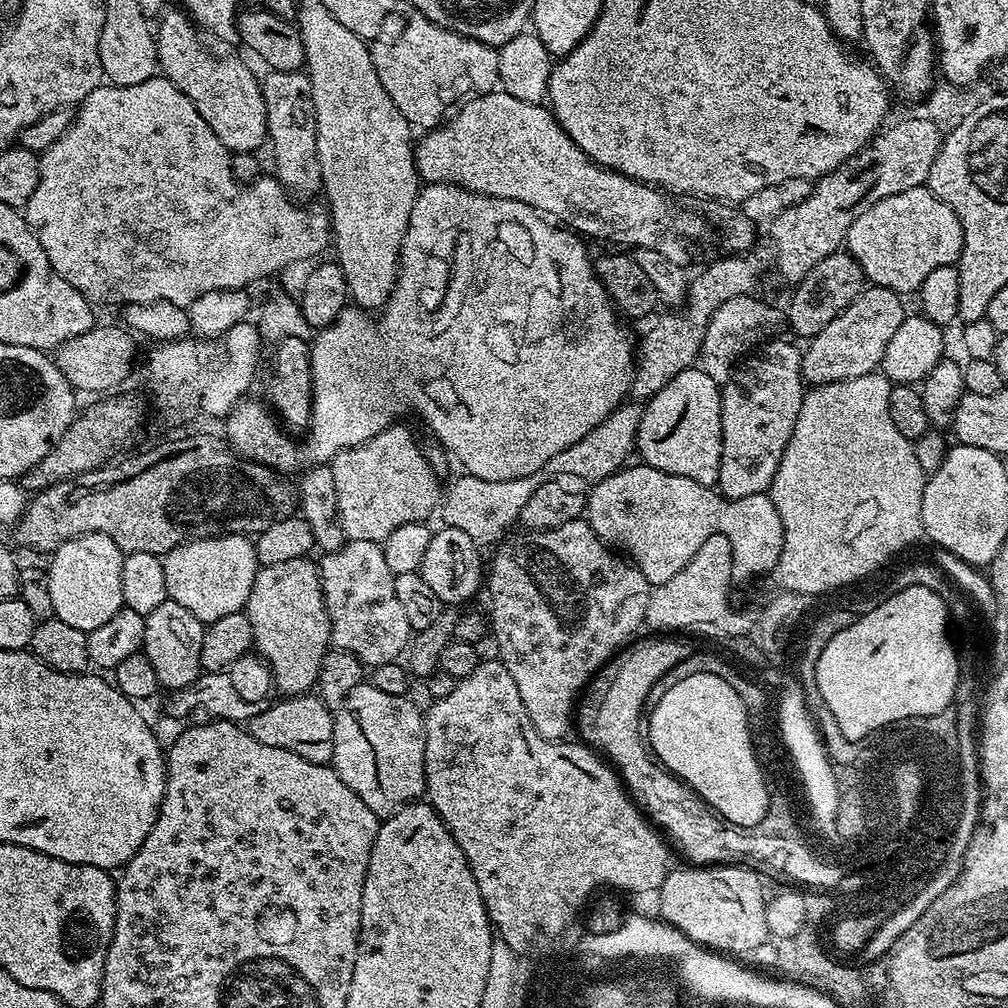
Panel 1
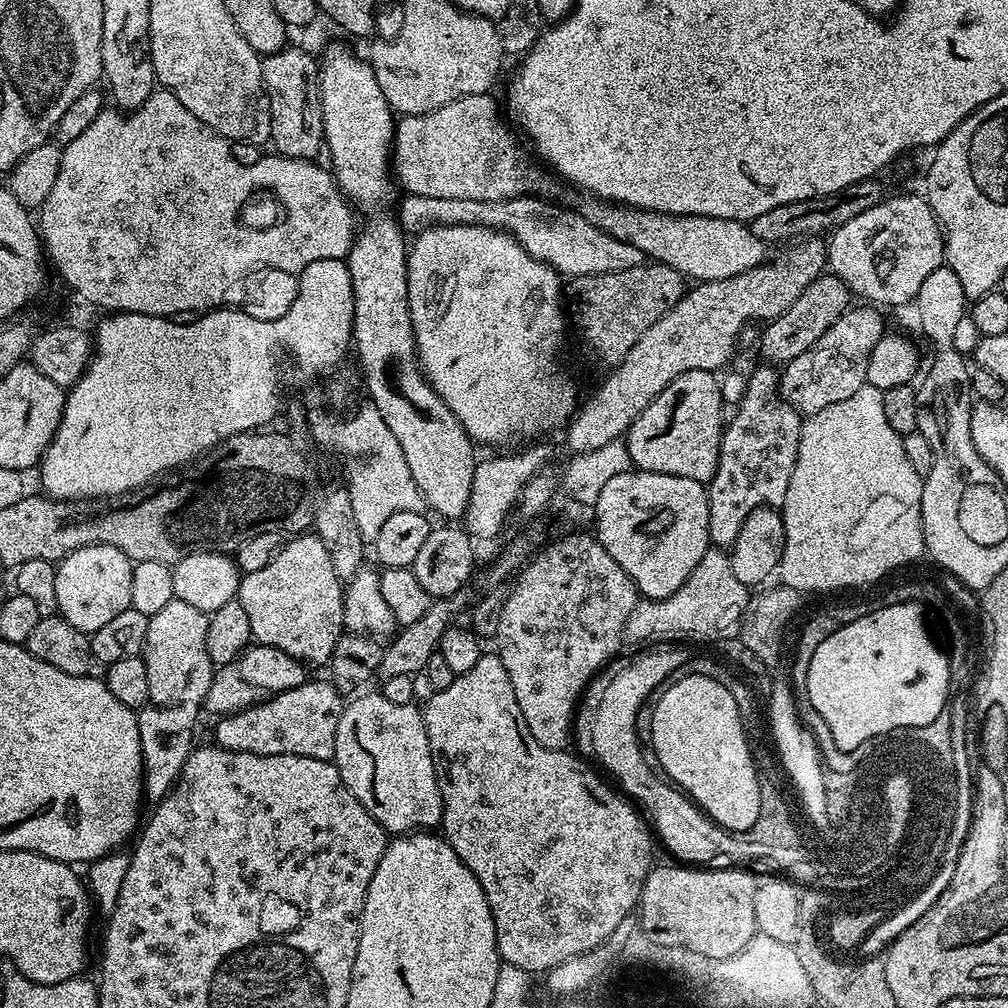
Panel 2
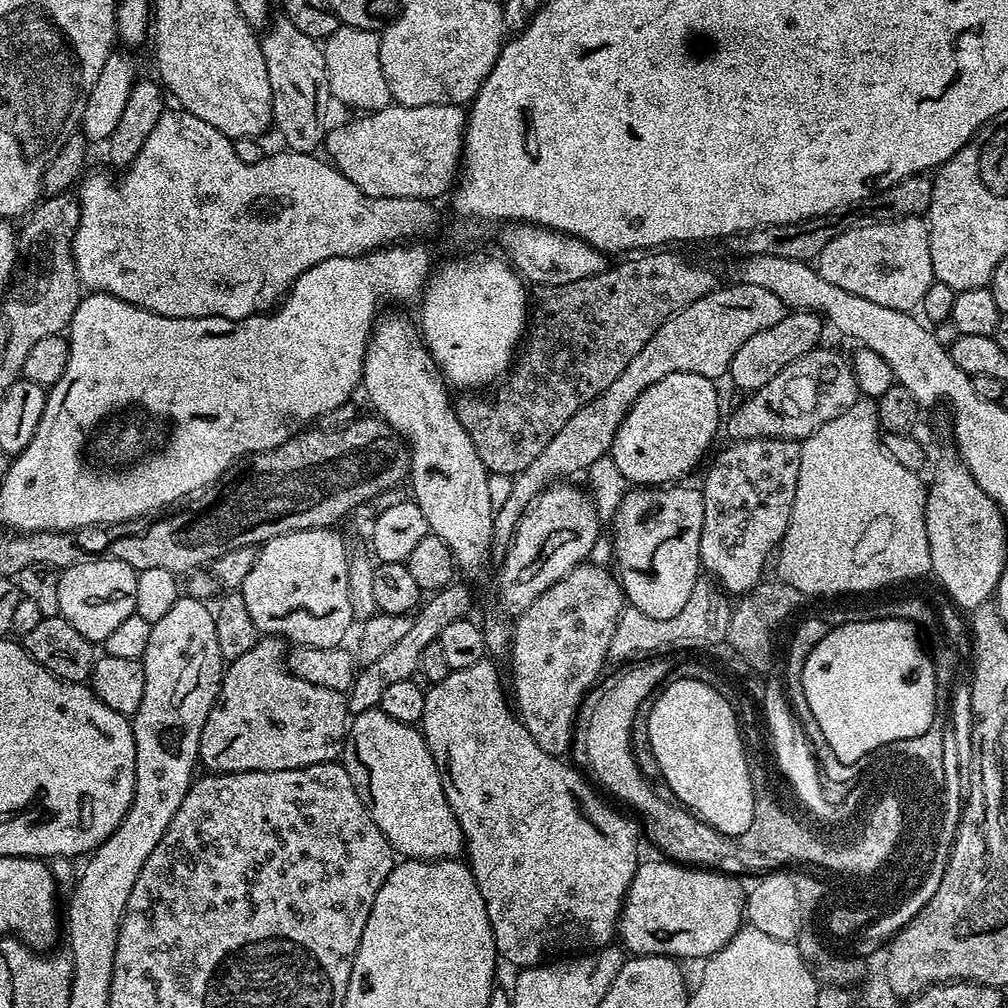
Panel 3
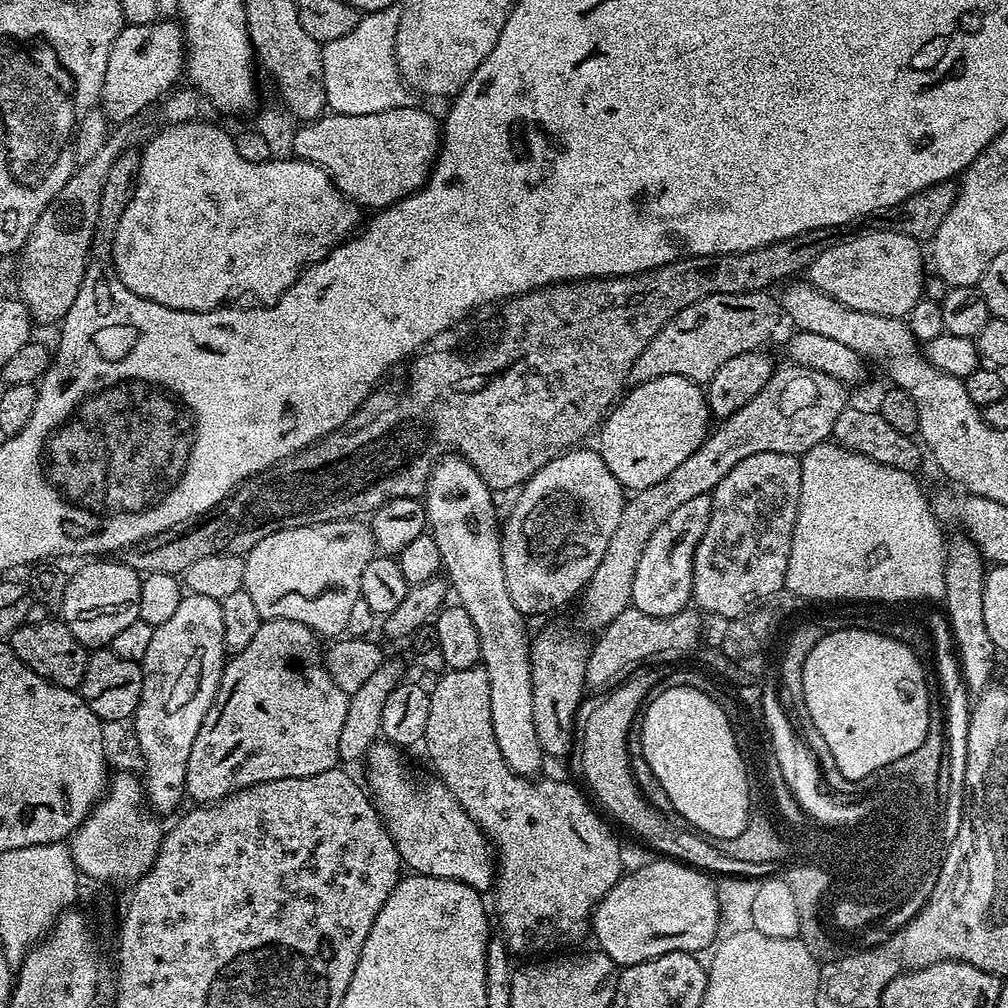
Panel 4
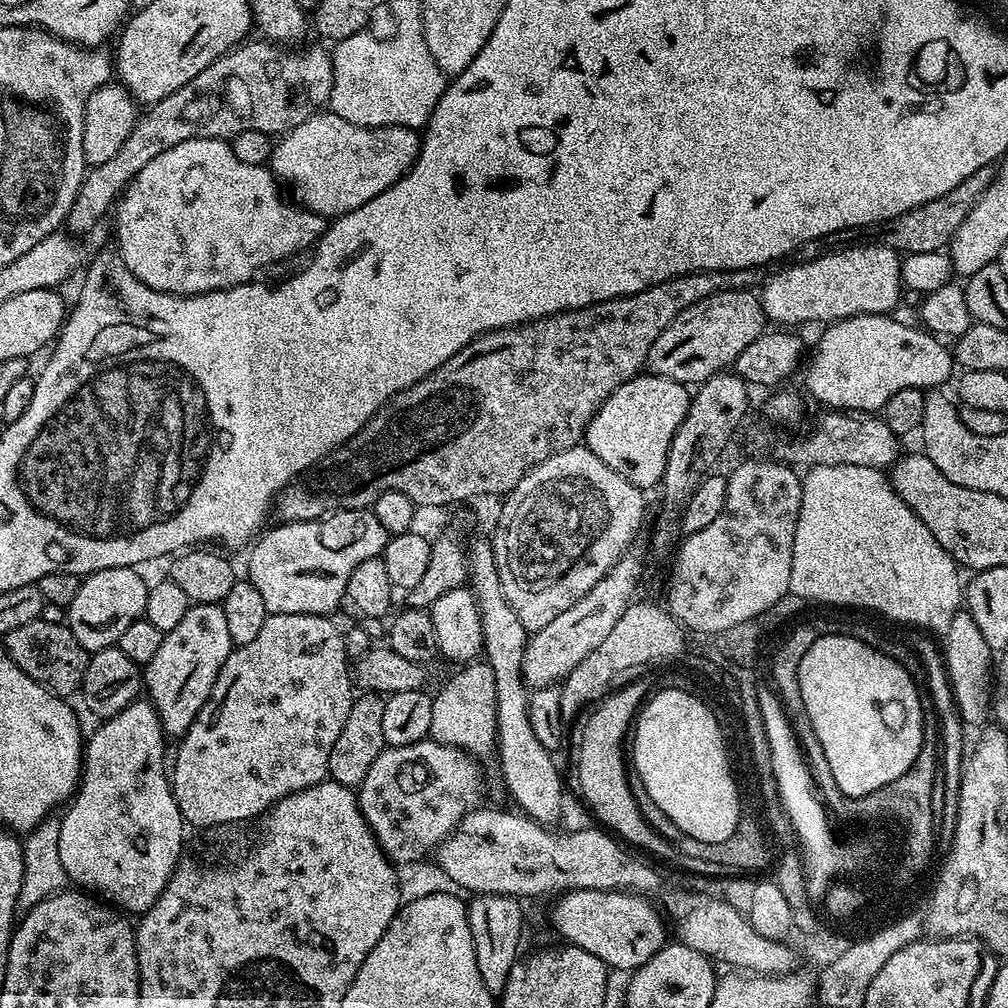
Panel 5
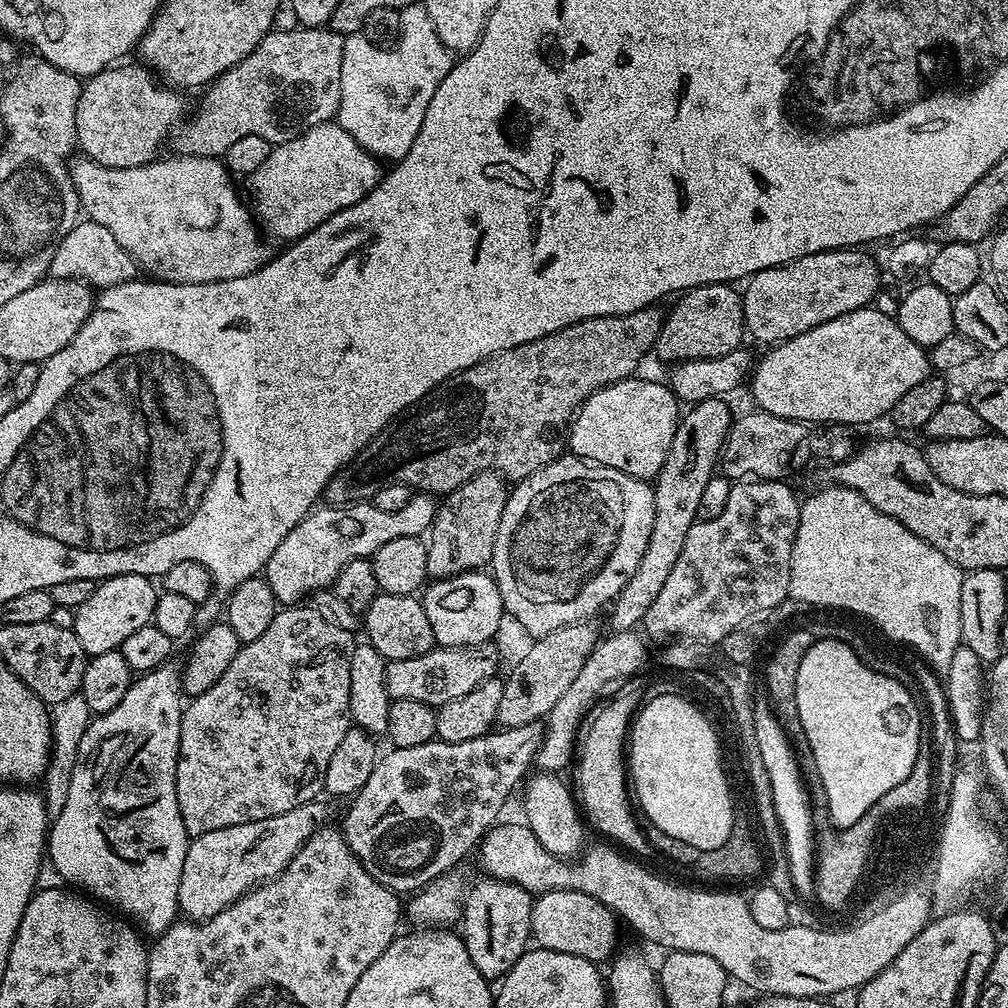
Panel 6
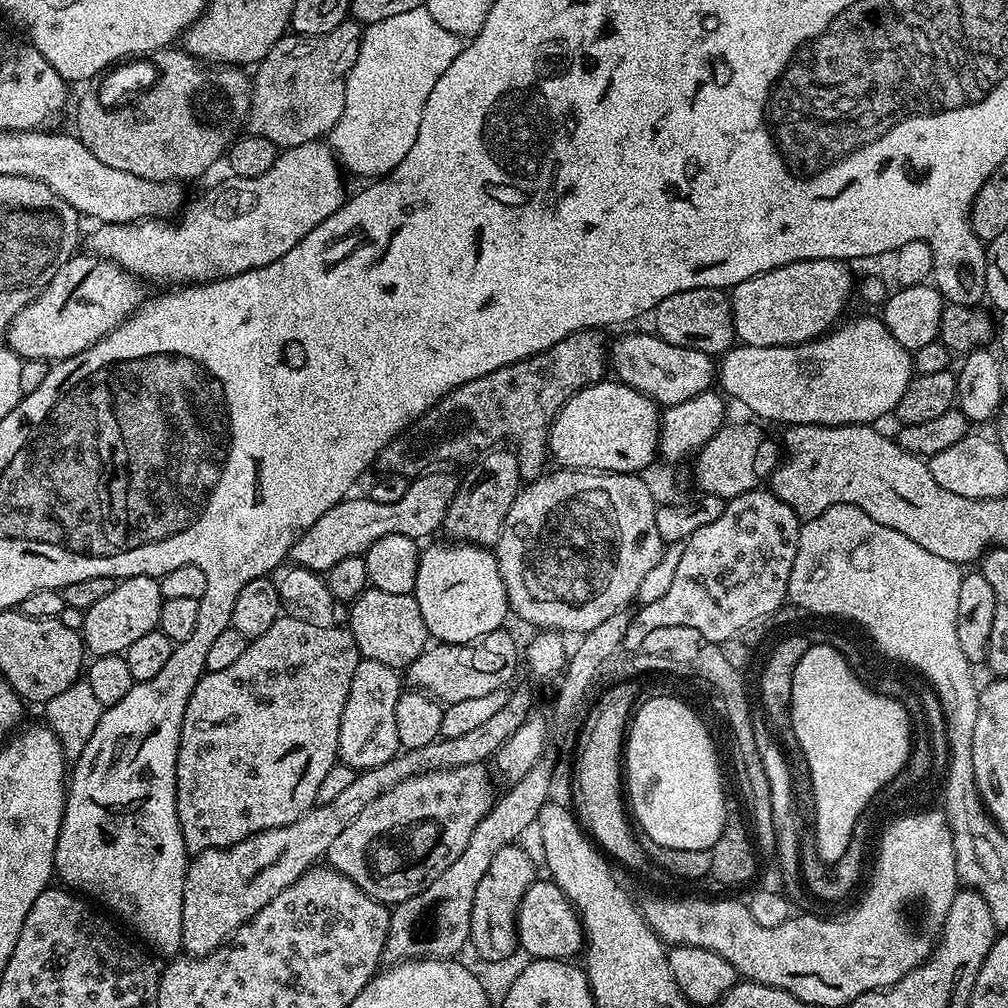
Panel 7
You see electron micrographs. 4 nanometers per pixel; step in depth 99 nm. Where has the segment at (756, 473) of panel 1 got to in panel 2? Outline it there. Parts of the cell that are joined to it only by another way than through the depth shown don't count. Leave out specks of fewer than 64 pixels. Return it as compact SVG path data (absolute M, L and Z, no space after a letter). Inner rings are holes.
M763 366L764 368L756 368L748 376L748 385L744 388L744 397L740 400L740 405L736 408L736 413L732 416L732 421L725 423L722 428L722 435L720 438L720 457L718 458L718 466L716 473L712 479L707 481L706 487L708 489L708 538L715 547L721 550L731 549L735 544L740 527L746 522L746 518L754 510L759 508L774 508L779 509L786 498L786 486L790 486L790 474L794 474L794 462L798 458L798 446L800 445L800 426L802 423L801 413L796 409L790 407L785 400L780 396L780 377L777 369L772 366Z

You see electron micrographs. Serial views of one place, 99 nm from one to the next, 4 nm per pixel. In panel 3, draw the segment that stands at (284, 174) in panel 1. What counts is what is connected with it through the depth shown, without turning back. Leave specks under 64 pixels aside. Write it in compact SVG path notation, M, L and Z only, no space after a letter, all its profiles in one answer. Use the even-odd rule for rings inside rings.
M283 18L275 20L267 25L260 41L262 58L266 58L266 74L270 74L272 122L291 151L315 153L326 135L324 112L320 109L320 92L328 92L324 50L317 41L302 34L294 22Z

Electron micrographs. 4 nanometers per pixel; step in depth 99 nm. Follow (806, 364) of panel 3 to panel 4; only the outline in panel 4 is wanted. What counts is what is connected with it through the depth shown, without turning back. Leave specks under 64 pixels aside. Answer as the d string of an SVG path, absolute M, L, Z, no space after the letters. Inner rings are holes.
M791 362L785 365L785 368L777 367L773 371L766 386L762 386L762 390L758 390L758 394L754 394L754 398L750 398L750 402L746 402L742 410L734 410L734 414L723 417L717 423L720 425L717 428L715 425L709 431L702 446L698 446L698 450L690 454L686 462L682 462L675 470L670 470L670 474L666 474L662 482L654 482L654 486L637 488L625 499L622 518L618 518L618 526L606 546L606 554L602 554L602 562L598 562L598 570L594 570L590 582L584 587L578 600L580 620L586 627L603 630L610 622L614 622L614 618L618 618L618 614L622 614L622 610L629 608L632 603L634 570L638 570L638 558L642 558L642 550L646 550L646 542L650 542L650 534L654 534L654 530L670 514L674 514L674 510L678 510L682 502L690 502L690 498L711 494L718 486L718 482L722 482L722 478L726 478L726 474L730 474L730 470L738 466L742 458L750 458L750 454L773 452L801 457L814 446L825 443L831 437L834 422L838 422L838 414L842 414L842 410L849 407L849 389L838 378L824 374L822 370L803 368Z

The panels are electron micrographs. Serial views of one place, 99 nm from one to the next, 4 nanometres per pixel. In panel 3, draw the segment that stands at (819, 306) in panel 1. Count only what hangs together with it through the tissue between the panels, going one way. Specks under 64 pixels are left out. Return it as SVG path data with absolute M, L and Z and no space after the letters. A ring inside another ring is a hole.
M789 311L778 322L774 322L770 330L753 334L746 338L746 342L742 342L742 346L738 346L738 354L734 354L734 358L728 364L727 375L732 376L733 382L744 391L744 394L754 393L762 386L766 386L766 382L770 382L774 374L790 366L794 358L802 358L802 354L817 347L821 343L820 335L823 334L824 328L826 329L825 321L815 312Z

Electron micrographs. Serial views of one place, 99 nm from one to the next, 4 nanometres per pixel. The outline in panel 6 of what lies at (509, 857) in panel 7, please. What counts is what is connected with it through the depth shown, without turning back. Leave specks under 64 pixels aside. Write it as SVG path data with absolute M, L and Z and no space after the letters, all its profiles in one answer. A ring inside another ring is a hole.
M483 878L467 889L464 915L458 921L459 935L464 937L466 954L490 982L499 981L511 970L514 962L528 951L532 940L533 893L505 880Z

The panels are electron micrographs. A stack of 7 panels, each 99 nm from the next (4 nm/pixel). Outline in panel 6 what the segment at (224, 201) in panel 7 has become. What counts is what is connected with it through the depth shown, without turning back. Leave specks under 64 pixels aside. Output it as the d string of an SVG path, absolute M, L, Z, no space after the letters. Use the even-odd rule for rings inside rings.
M338 122L319 124L298 138L290 138L290 142L272 147L270 158L254 170L250 177L256 191L254 212L267 235L269 232L276 240L295 242L326 222L326 218L338 214L338 210L362 202L381 175L381 161L354 142ZM86 218L77 221L69 234L56 245L52 252L49 273L53 279L83 279L89 285L103 290L111 284L137 279L138 264L128 251L118 244L118 238L114 238L114 234L110 234L106 226L98 226L98 222Z

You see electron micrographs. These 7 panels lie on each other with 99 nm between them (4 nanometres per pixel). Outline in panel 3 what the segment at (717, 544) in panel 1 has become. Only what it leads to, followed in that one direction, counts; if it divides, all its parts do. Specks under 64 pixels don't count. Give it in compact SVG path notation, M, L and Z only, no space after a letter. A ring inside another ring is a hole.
M711 578L697 579L694 590L690 590L692 598L674 614L674 618L659 620L642 614L642 610L626 606L621 610L618 626L614 626L614 638L610 638L608 660L616 662L632 662L645 654L660 654L663 648L671 644L710 644L719 645L726 638L726 630L730 628L733 601L715 580Z

